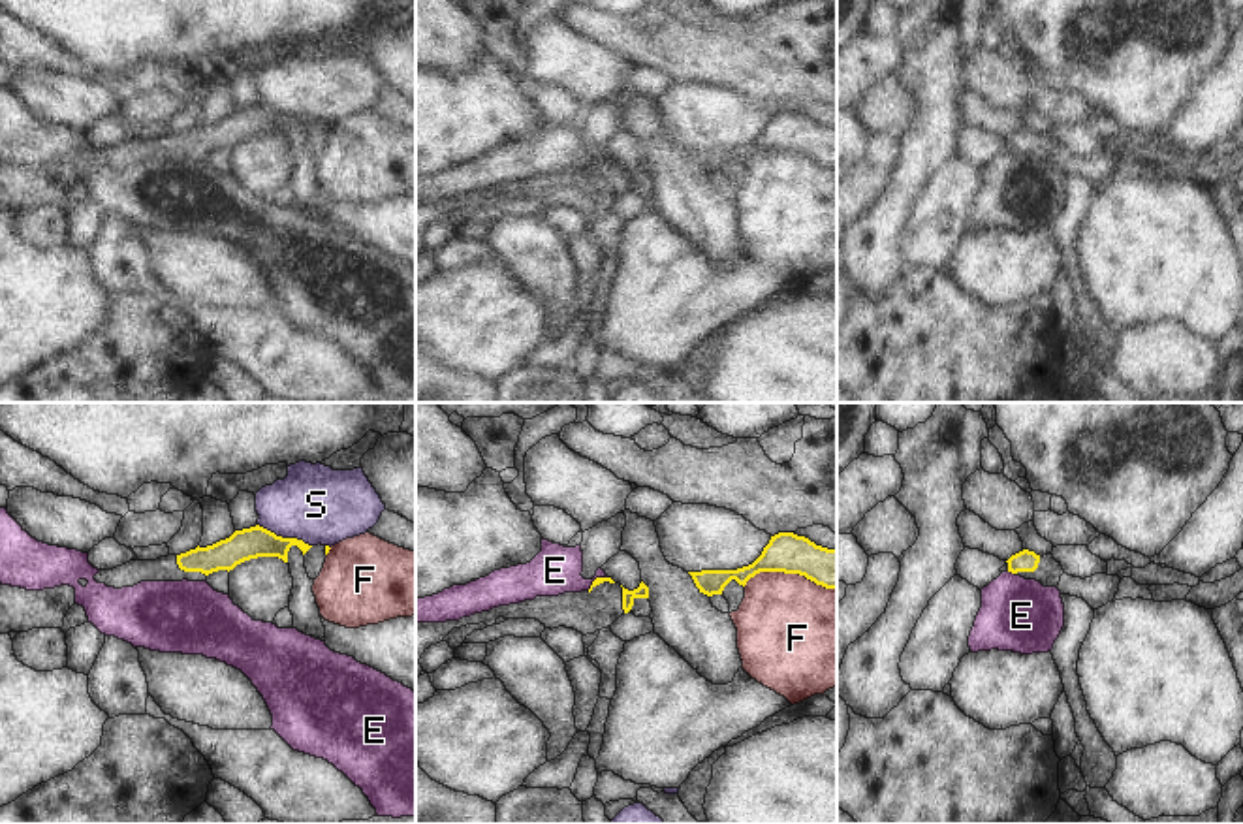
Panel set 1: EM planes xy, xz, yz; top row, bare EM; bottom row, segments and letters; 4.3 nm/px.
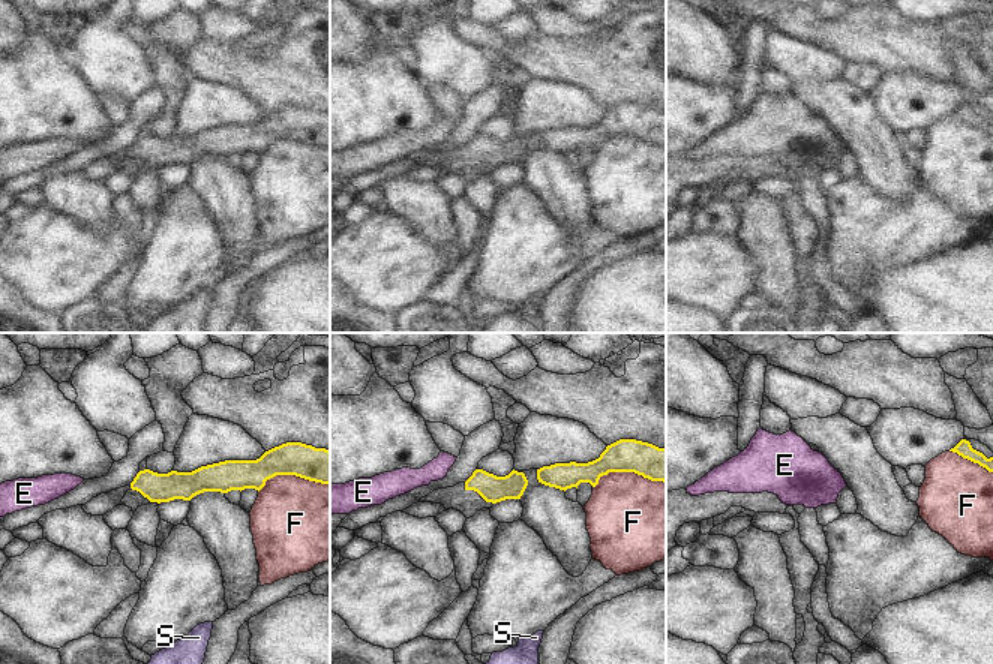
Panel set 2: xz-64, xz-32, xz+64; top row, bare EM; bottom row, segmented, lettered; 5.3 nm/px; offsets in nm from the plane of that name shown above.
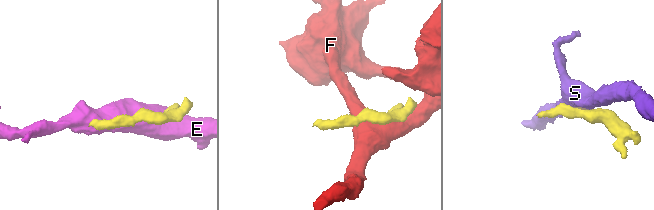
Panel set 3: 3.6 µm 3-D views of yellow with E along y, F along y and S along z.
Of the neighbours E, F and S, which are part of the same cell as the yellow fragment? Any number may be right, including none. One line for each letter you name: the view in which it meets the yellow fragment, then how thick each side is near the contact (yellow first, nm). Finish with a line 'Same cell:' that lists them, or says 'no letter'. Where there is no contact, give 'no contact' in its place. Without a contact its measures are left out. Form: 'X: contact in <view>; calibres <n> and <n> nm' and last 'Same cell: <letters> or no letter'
Same cell: no letter

